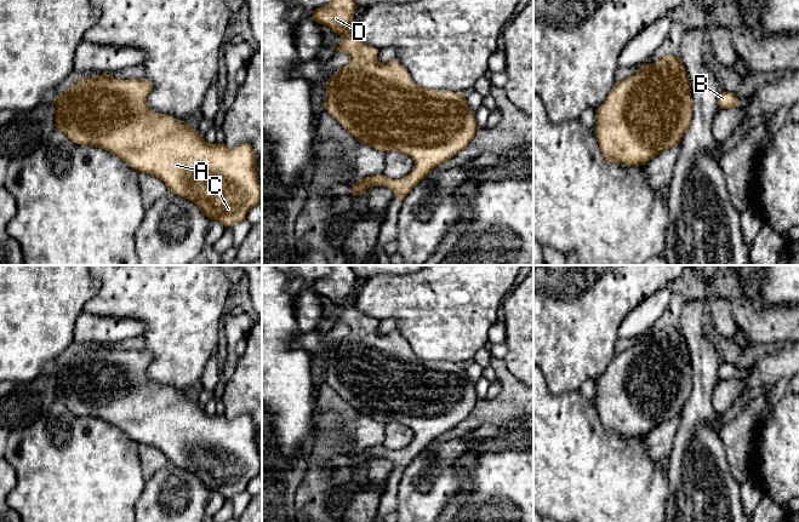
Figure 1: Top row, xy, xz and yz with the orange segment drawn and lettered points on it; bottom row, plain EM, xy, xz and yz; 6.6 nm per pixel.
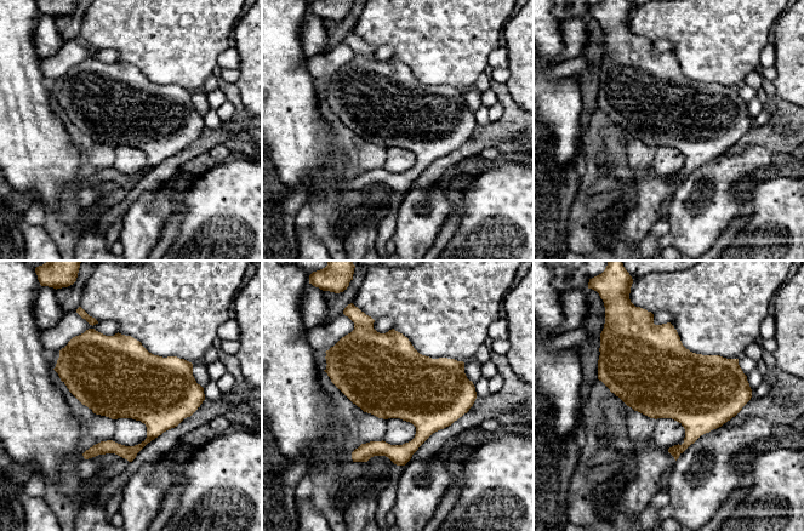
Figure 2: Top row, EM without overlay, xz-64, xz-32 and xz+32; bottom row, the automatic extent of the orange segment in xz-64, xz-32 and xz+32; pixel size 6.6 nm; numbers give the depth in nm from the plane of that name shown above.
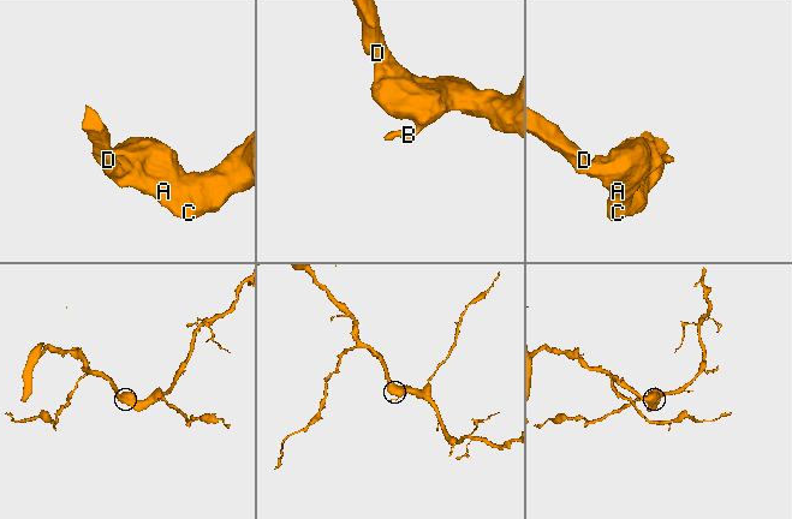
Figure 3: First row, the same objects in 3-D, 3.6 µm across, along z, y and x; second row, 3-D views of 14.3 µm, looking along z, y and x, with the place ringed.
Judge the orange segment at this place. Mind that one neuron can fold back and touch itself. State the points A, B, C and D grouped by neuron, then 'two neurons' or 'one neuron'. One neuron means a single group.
groups A B C D; one neuron

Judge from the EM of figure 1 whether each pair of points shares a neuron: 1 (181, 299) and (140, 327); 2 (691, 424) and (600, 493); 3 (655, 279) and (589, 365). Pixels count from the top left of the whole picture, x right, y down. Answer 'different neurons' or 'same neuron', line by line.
1: different neurons
2: different neurons
3: same neuron

